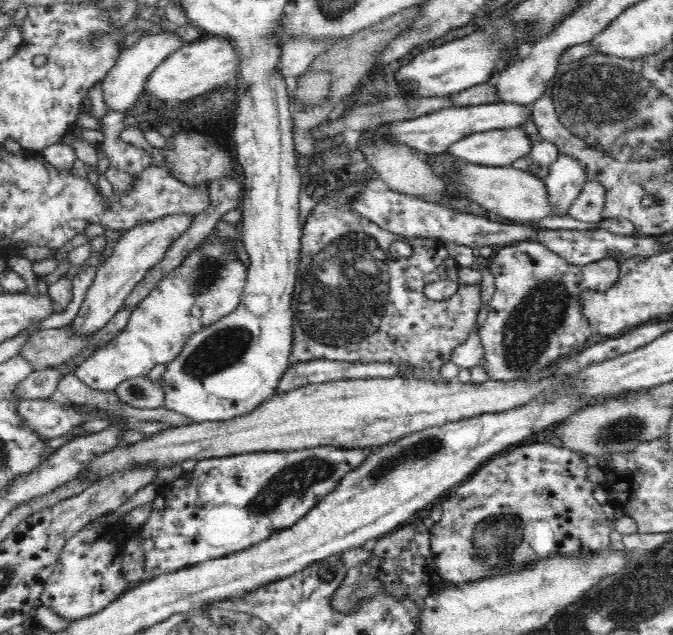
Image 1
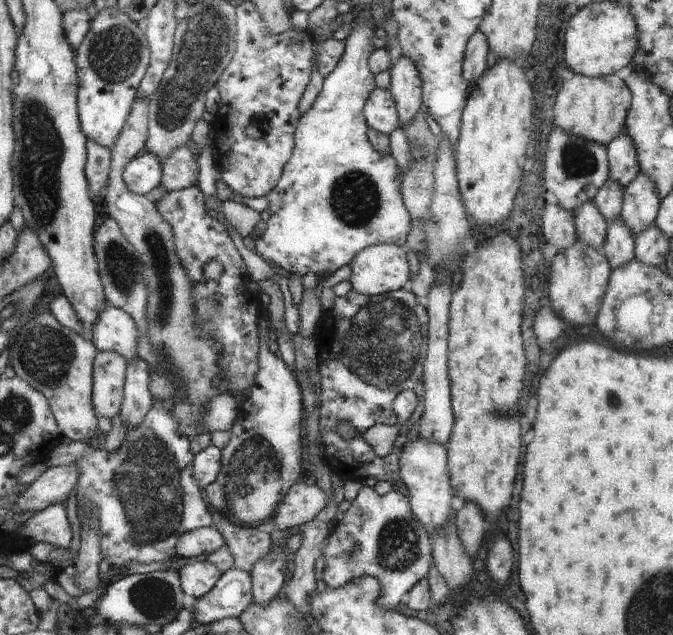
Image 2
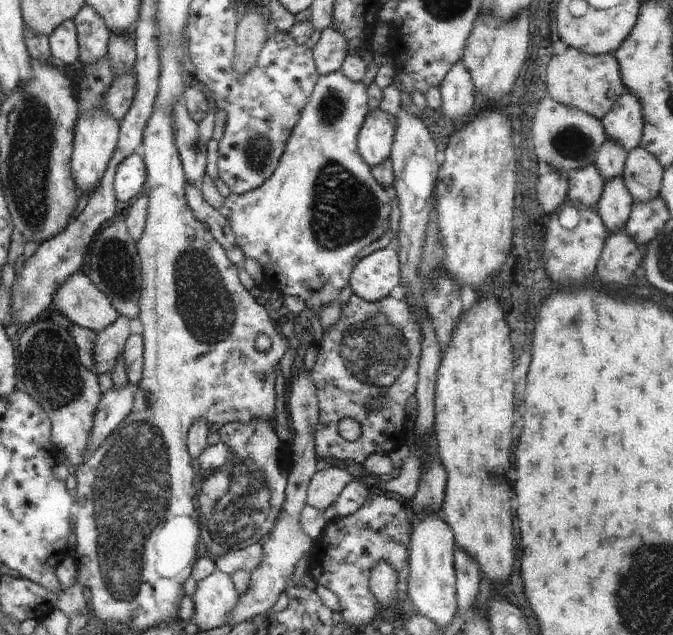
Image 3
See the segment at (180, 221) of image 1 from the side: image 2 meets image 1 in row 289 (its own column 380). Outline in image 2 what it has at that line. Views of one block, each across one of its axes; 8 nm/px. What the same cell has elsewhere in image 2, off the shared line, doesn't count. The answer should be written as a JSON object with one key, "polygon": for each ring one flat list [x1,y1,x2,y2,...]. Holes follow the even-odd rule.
{"polygon":[[374,88,364,106,364,118,372,130,390,136,400,126,400,120,389,90]]}

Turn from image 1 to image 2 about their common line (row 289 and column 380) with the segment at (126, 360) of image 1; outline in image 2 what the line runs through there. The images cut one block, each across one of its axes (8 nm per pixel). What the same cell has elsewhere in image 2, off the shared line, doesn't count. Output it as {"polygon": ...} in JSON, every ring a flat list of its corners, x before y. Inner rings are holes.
{"polygon":[[366,5,354,19,360,24,345,39,344,55,334,71,325,77,312,108,304,116,299,116,292,156,282,169,278,184,266,195,270,204,270,218,266,221,267,226,262,236,255,238,255,252,268,264,272,263,290,274,304,275,310,272,318,276,322,272,335,272,342,266,348,266,356,254,368,246,406,246,410,215,403,202,402,172,392,154,382,154,372,148,364,118,366,100,376,88,375,76,368,71,367,66,368,56,374,50,371,40,377,28,372,23,369,6]]}

